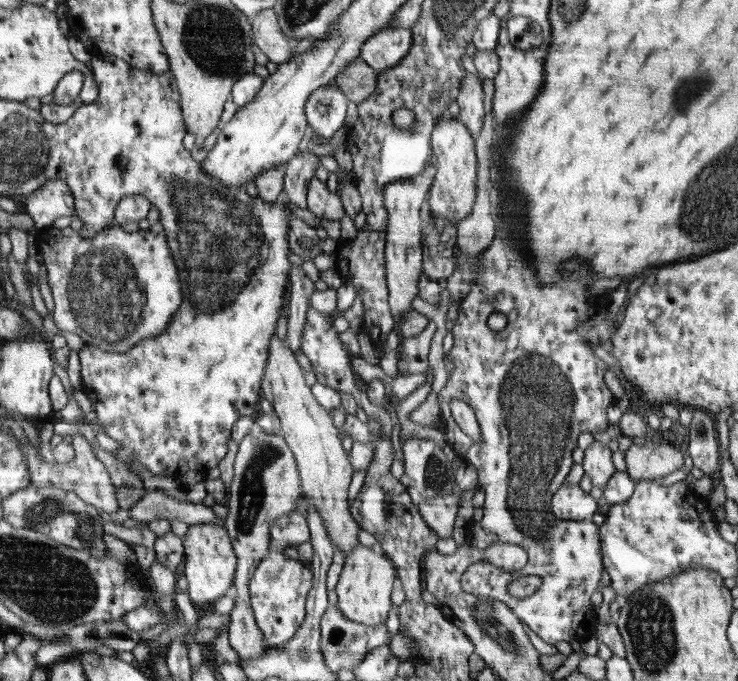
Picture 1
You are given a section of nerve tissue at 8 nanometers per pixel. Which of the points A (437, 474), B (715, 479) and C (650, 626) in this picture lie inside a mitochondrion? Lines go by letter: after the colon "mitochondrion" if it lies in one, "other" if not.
A: mitochondrion
B: other
C: mitochondrion

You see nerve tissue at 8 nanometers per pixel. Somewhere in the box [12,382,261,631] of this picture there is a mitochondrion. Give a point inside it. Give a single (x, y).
(50, 507)

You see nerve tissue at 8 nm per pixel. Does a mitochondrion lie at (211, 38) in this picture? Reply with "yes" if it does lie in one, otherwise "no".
yes

